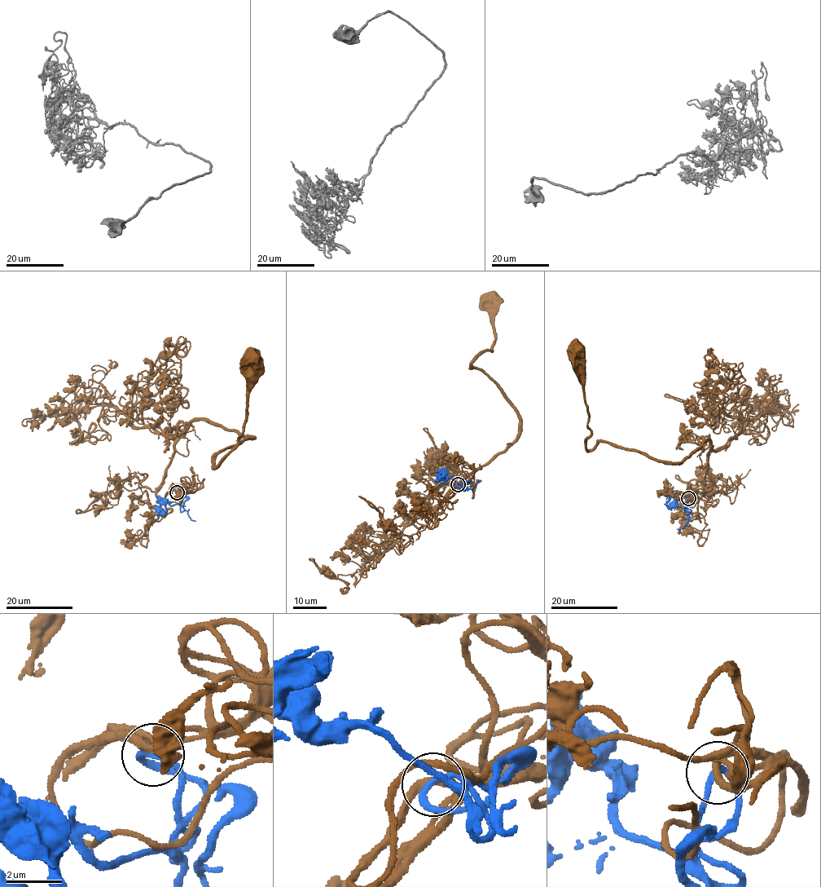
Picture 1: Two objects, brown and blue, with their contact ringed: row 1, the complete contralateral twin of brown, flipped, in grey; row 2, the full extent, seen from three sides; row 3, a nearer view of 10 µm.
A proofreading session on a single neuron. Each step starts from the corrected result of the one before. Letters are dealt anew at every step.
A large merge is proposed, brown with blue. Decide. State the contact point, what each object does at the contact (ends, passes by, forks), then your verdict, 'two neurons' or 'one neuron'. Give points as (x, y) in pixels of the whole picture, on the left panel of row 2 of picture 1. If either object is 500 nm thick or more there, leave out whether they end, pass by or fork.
(177, 492) | brown passes by | blue passes by | one neuron

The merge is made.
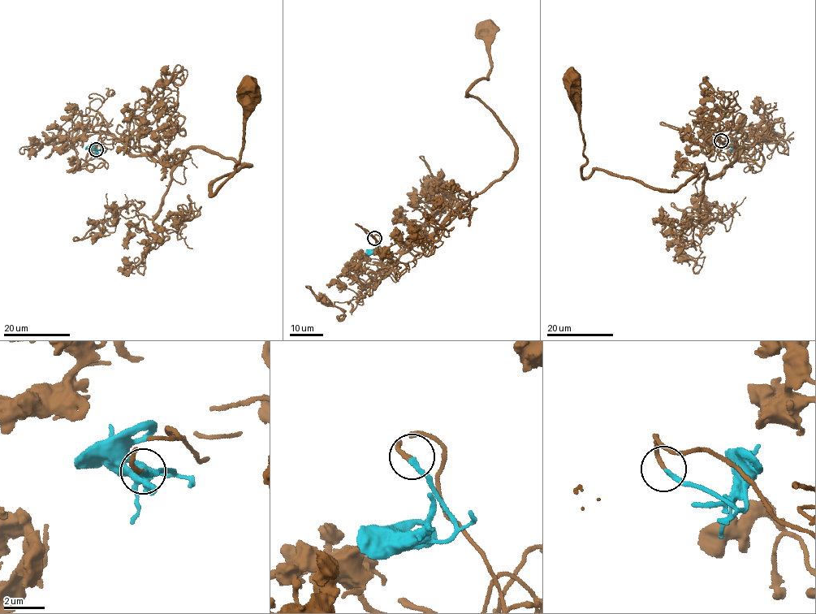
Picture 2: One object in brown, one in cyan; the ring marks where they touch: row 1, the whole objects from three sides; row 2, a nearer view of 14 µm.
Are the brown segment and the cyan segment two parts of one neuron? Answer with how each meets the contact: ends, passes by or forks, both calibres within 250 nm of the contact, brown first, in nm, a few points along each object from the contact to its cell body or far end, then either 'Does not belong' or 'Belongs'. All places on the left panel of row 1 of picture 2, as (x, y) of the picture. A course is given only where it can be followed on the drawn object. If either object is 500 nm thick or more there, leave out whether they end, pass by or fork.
At the ring brown ends. At the ring cyan ends. Thickness 200 nm (brown) against 240 nm. Course of brown: (96, 149), (114, 138), (169, 165), (196, 148), (250, 167), (217, 178), (211, 195), (242, 150), (247, 85). Course of cyan: (96, 149), (101, 149), (85, 147). Belongs

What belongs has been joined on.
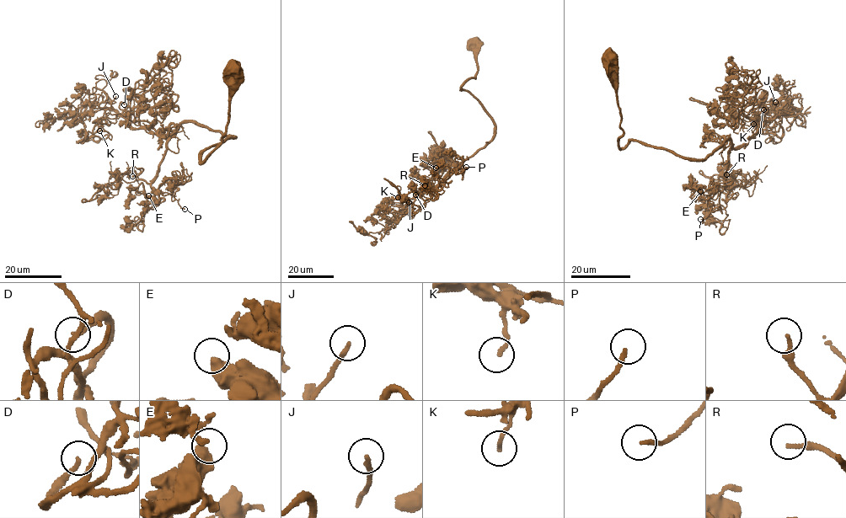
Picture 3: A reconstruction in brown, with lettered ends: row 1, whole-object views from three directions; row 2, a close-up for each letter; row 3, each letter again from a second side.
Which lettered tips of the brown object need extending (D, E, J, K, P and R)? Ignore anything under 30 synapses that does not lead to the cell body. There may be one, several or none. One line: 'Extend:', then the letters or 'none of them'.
Extend: D, J, R

